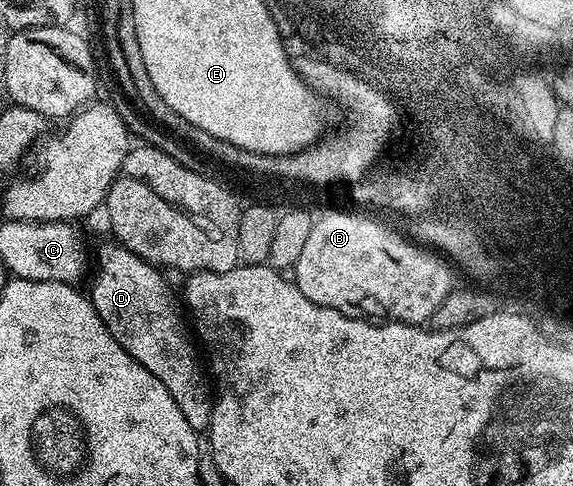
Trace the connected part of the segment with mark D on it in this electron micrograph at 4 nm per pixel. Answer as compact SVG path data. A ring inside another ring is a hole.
M109 243L98 248L98 269L94 272L94 281L88 287L96 314L100 314L102 324L108 326L112 338L124 346L127 354L145 366L153 376L160 378L160 382L164 382L164 390L172 394L188 426L195 430L209 429L215 393L203 361L201 364L194 353L195 341L188 331L179 297L178 300L174 297L173 290L162 281L163 273L155 265L132 254L132 250L123 244Z

